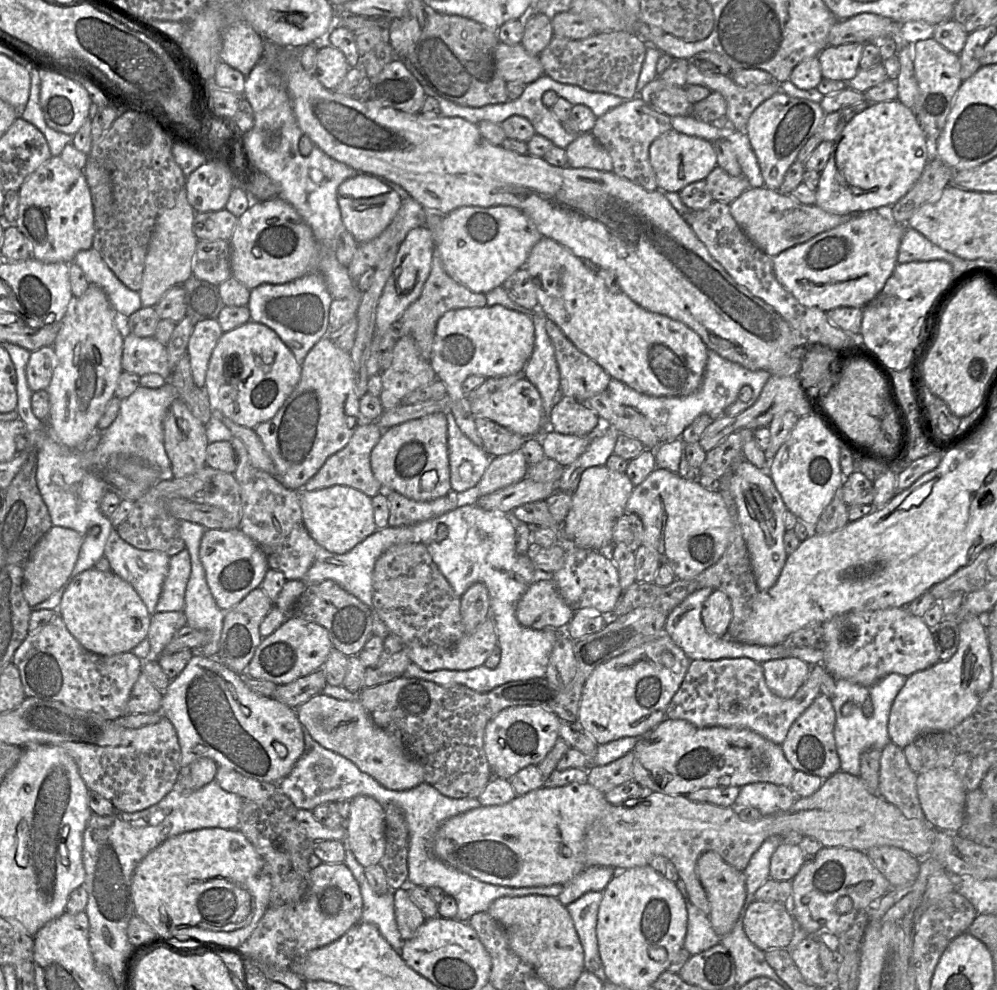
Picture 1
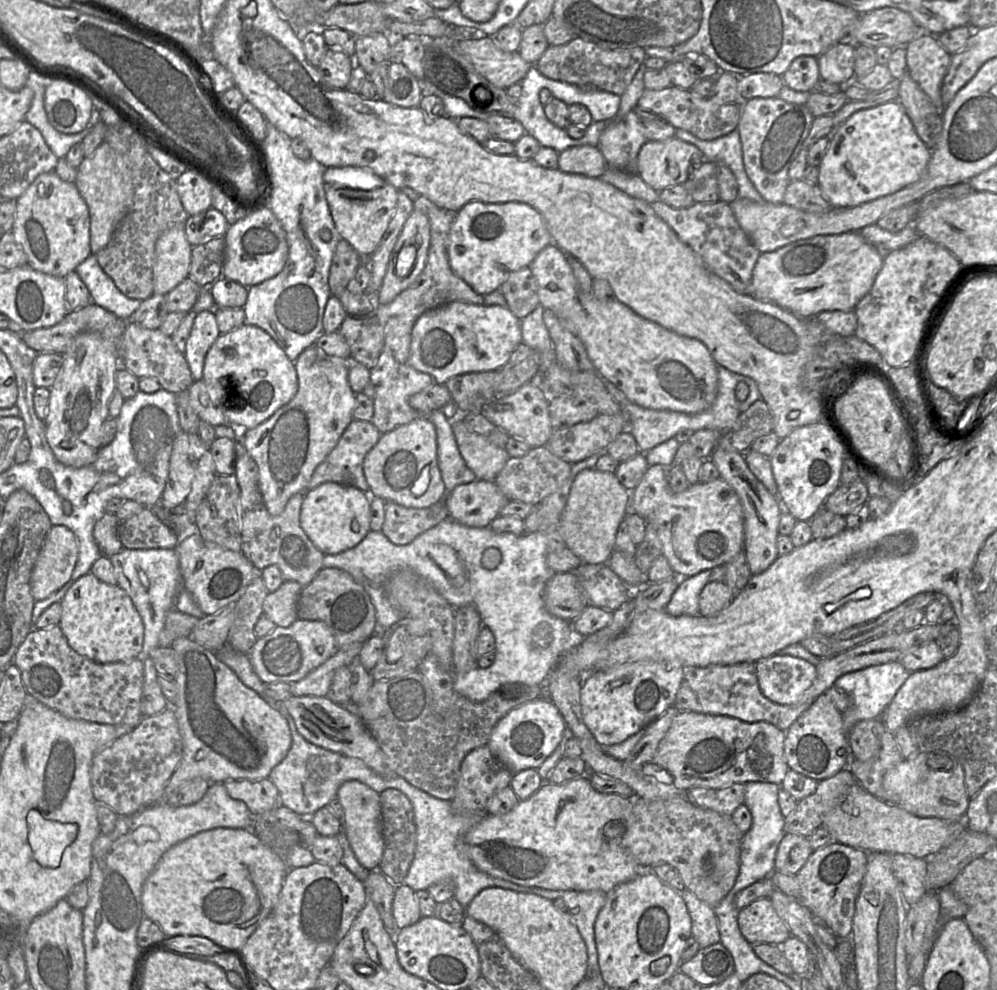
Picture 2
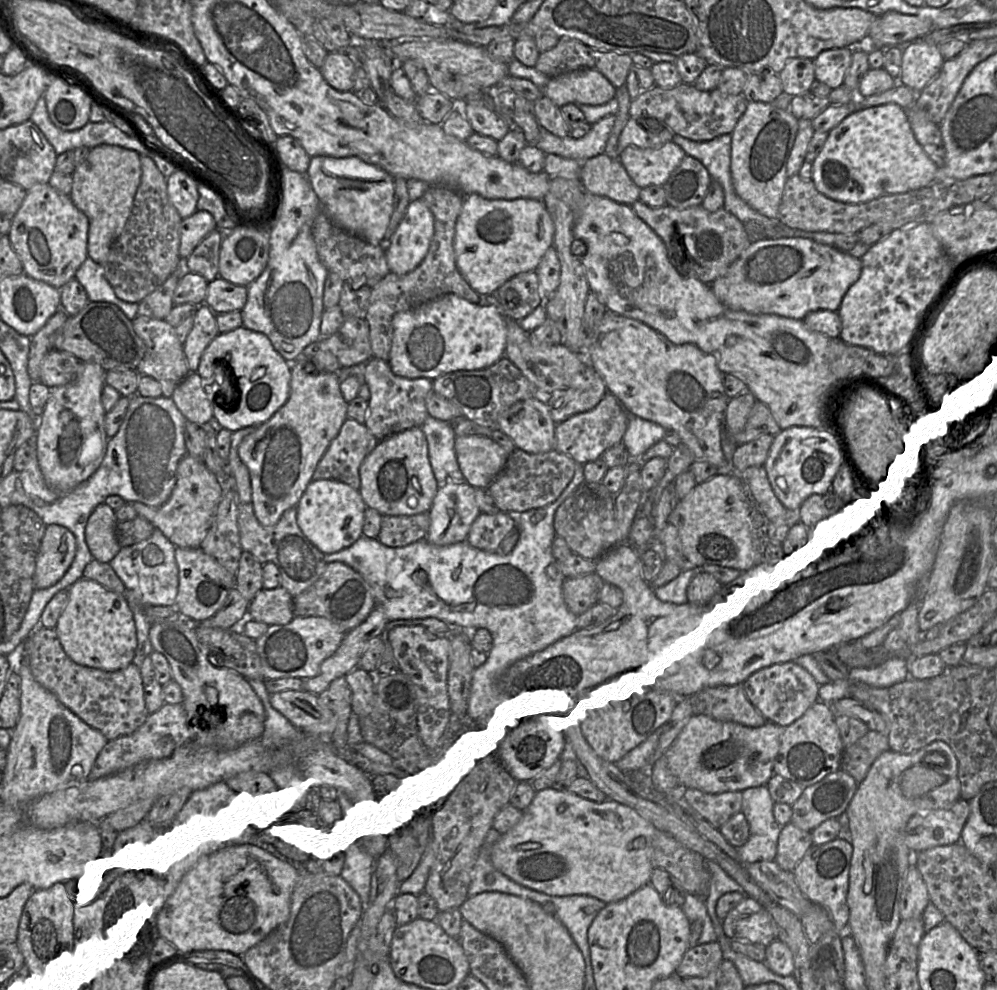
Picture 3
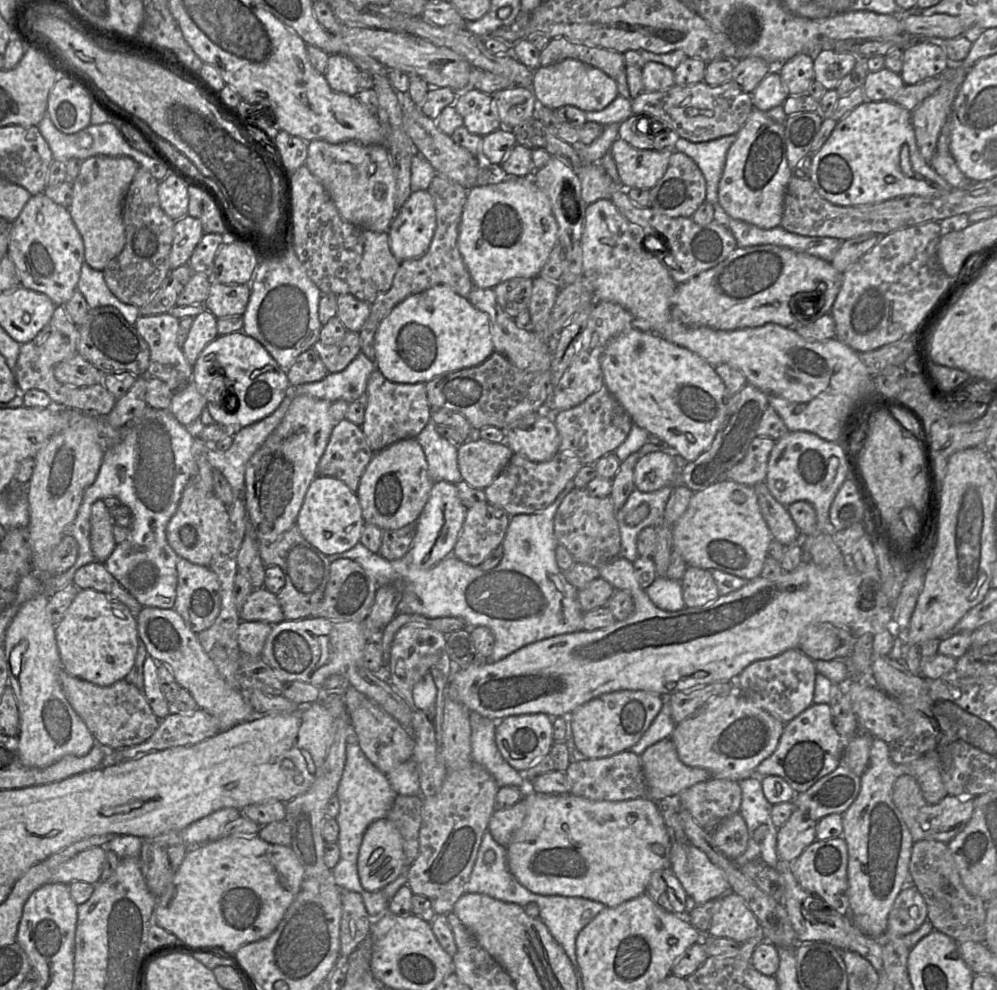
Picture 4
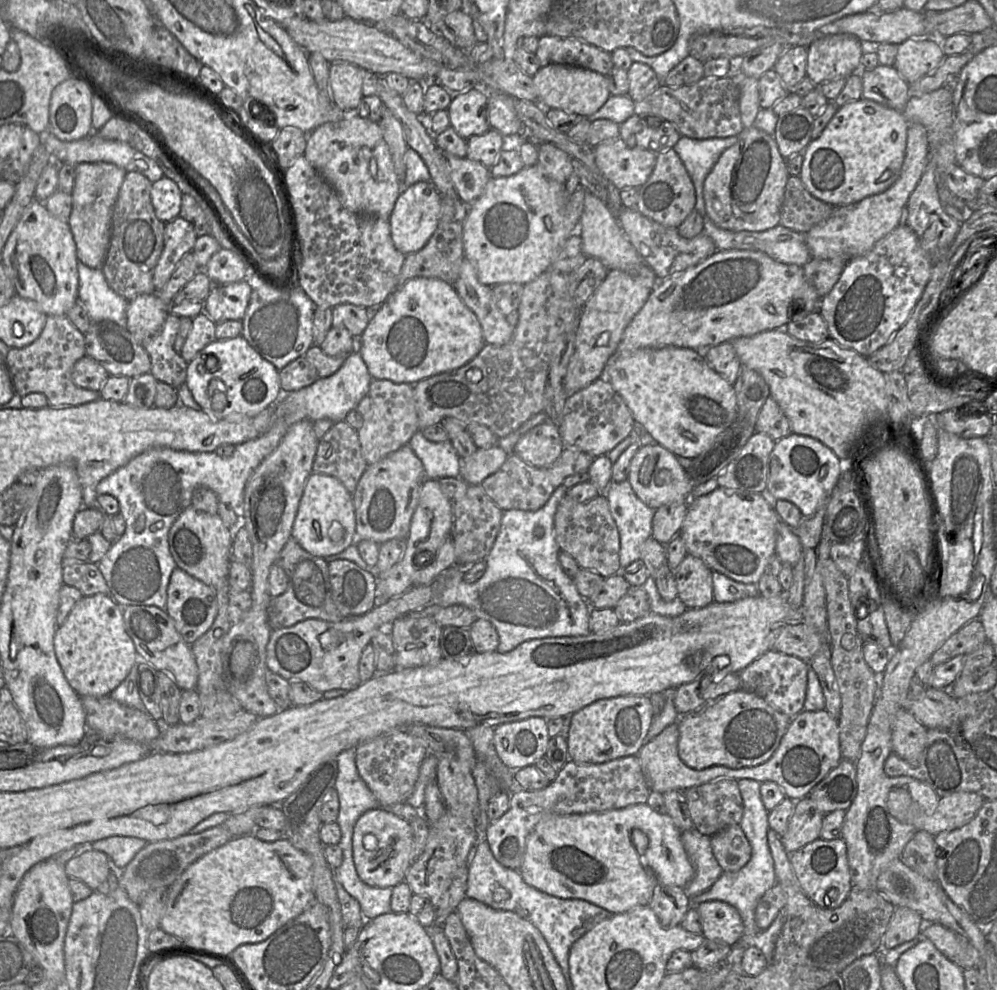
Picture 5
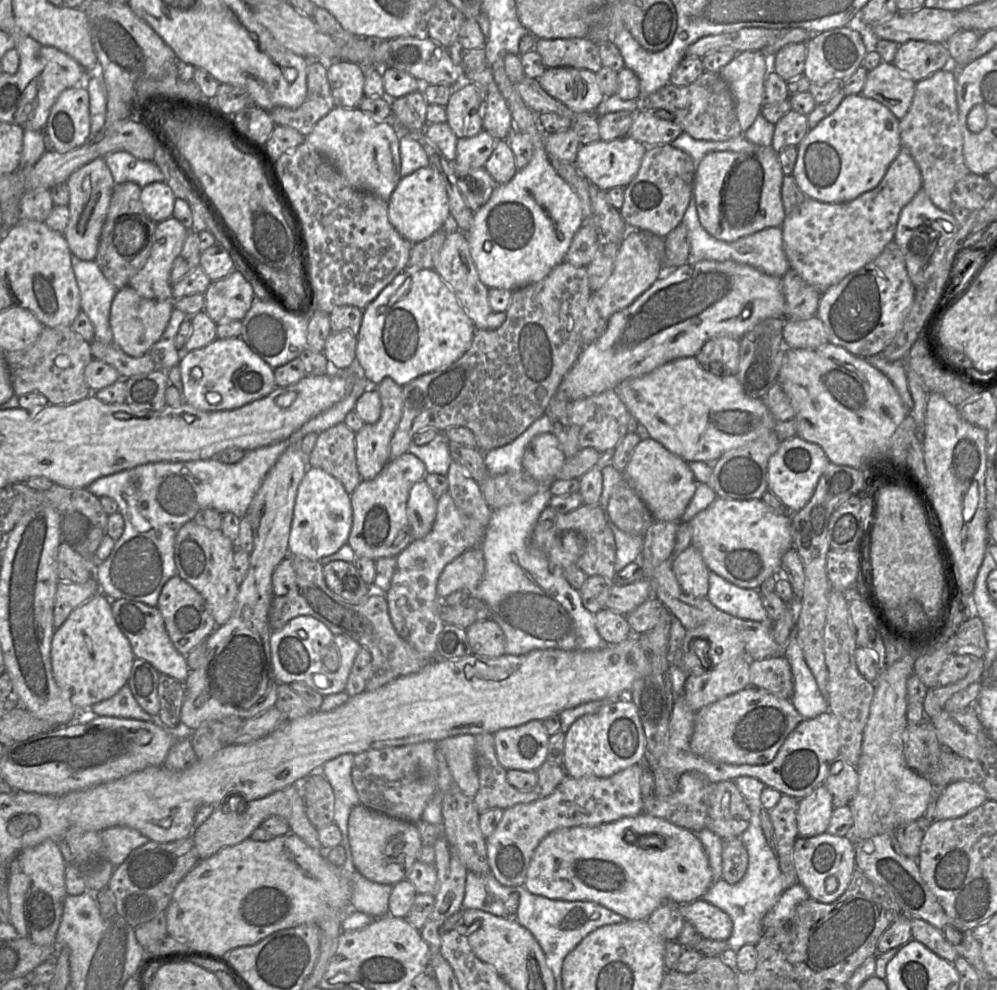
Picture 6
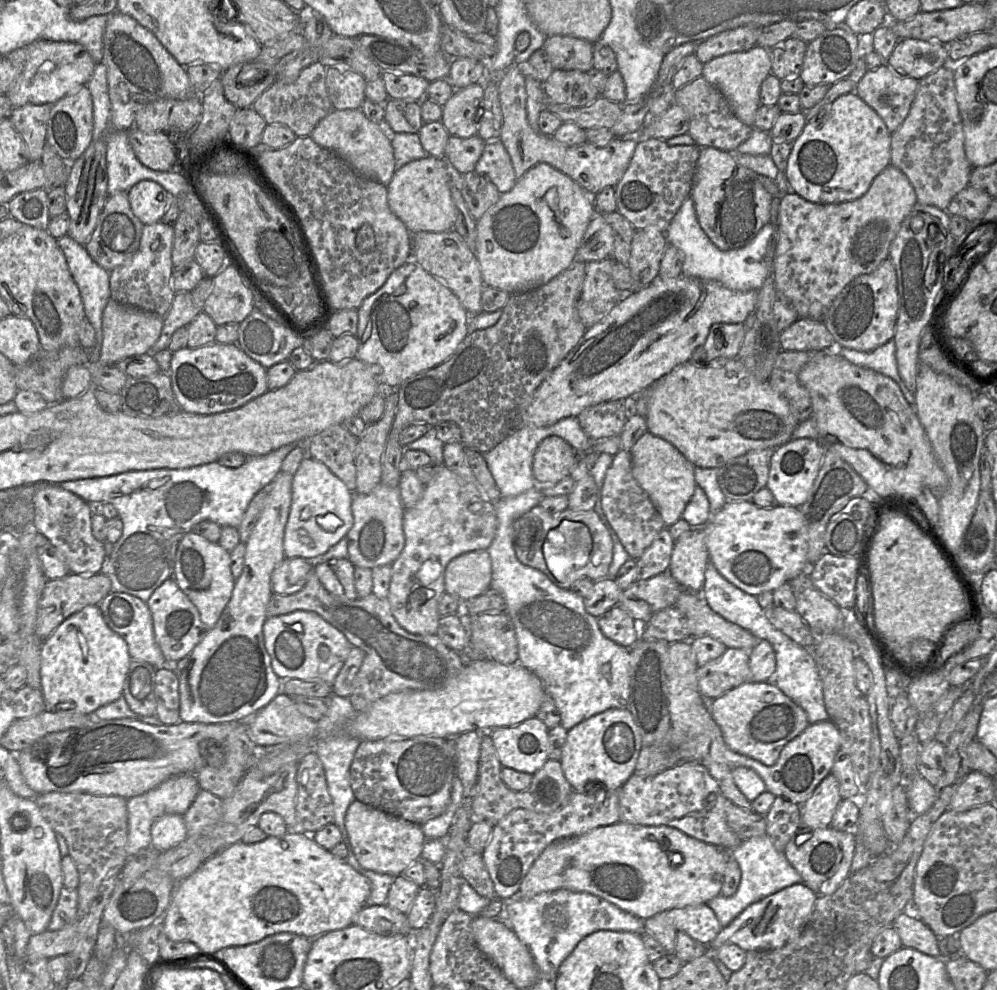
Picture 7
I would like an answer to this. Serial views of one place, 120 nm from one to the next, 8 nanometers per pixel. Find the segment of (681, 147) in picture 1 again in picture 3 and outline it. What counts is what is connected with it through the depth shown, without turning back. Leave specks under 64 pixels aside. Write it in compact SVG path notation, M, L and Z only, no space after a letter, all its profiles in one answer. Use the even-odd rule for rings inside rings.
M671 141L658 149L628 146L619 154L619 161L633 182L643 189L663 186L686 155Z

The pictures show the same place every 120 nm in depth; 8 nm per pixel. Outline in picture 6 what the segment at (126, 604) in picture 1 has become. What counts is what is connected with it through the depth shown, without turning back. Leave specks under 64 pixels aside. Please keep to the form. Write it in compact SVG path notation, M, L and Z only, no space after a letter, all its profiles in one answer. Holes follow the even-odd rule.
M103 593L74 609L61 627L55 629L51 642L51 666L55 682L78 710L113 697L127 684L135 656L128 639L118 627L111 609L112 601Z

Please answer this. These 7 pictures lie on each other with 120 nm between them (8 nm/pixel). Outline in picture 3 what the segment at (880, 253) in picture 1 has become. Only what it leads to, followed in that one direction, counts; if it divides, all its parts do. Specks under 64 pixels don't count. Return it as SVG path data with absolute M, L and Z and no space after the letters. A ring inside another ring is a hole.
M753 239L726 274L712 282L710 288L719 301L729 309L754 315L774 314L803 321L809 312L817 310L837 312L847 291L859 279L861 267L859 258L810 239Z

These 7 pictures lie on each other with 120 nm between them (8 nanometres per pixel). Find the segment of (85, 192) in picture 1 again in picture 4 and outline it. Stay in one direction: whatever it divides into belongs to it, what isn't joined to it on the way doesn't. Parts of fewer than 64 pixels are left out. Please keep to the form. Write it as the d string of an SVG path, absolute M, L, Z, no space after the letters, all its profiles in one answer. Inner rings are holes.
M36 194L30 196L18 217L10 223L7 255L15 265L19 285L47 295L60 306L76 290L84 262L84 244L68 208L44 194Z

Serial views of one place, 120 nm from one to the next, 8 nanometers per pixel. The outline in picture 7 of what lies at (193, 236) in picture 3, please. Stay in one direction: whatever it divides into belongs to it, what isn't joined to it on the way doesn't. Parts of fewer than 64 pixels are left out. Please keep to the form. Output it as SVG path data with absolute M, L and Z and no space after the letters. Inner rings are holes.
M161 221L144 225L136 254L110 272L110 299L165 317L176 294L171 283L173 238L173 226Z

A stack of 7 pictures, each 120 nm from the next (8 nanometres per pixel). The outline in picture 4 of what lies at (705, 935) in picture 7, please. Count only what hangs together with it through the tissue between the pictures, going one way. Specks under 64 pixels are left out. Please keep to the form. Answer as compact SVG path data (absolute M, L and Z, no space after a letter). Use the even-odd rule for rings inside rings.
M730 891L719 898L718 909L712 915L706 935L728 938L742 944L752 938L759 928L758 920L748 908L743 898Z

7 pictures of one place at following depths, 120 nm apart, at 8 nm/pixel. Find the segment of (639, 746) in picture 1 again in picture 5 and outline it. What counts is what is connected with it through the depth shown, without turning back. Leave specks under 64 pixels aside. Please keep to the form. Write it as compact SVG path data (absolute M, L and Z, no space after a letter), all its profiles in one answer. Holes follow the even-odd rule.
M738 690L680 716L678 754L688 767L702 770L711 766L731 769L757 766L777 750L791 718L774 709L753 693Z

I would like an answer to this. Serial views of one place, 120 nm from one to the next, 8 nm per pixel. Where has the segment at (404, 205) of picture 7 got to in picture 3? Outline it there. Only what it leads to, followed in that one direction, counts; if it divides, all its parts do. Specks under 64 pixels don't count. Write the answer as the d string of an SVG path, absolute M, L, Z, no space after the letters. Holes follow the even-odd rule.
M422 199L411 201L397 229L385 245L391 273L404 275L425 258L434 234L434 217Z

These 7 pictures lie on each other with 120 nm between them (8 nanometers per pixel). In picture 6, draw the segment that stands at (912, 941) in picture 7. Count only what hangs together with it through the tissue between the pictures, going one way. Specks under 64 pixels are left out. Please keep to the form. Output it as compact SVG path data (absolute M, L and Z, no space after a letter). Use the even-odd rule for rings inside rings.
M911 919L911 930L913 940L925 945L940 958L953 963L959 957L954 945L933 925L921 919Z

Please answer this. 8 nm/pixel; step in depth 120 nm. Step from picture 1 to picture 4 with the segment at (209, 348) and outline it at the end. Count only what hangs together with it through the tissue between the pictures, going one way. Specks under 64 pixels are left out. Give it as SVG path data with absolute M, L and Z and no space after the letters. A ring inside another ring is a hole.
M203 310L194 317L193 324L188 333L182 351L193 366L203 349L218 337L216 318L210 311Z

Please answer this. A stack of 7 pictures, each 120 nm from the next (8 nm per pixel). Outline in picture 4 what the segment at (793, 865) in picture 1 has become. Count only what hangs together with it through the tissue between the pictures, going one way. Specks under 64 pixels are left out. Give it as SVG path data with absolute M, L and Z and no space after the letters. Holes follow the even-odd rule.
M794 809L788 821L778 829L777 854L780 861L791 863L816 840L817 821Z

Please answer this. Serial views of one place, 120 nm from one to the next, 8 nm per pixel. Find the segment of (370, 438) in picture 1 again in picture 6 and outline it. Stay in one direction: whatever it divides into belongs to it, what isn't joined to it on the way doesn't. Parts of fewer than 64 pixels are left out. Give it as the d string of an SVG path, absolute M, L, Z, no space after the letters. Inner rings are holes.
M344 422L320 433L309 456L309 467L326 471L352 494L362 481L357 467L356 433Z

